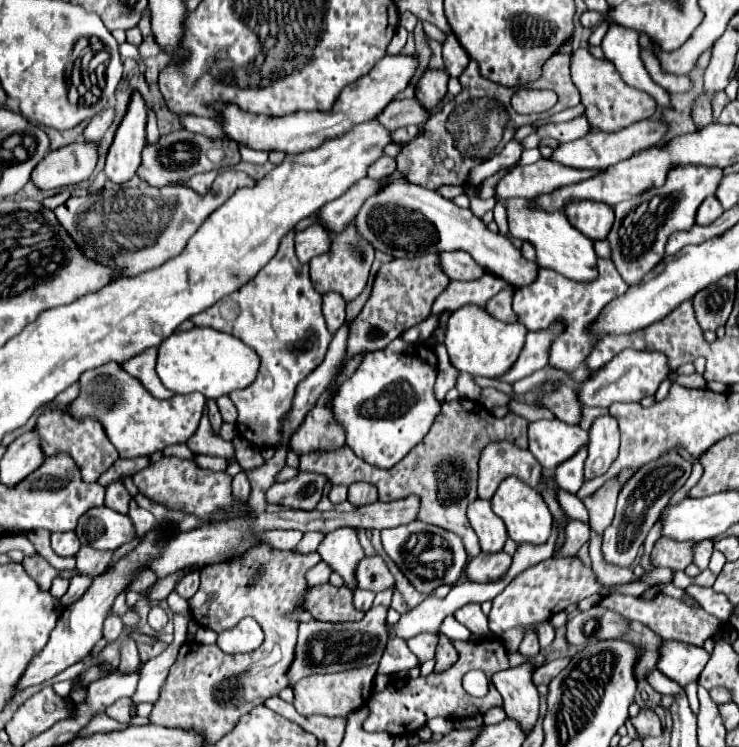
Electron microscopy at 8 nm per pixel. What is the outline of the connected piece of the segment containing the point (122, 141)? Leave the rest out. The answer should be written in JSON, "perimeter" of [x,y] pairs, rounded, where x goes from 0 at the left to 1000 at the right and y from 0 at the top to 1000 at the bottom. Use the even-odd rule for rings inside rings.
{"perimeter":[[[189,124],[179,127],[173,151],[162,165],[154,191],[143,210],[141,232],[146,242],[165,248],[184,234],[189,224],[189,205],[198,194],[198,143]]]}

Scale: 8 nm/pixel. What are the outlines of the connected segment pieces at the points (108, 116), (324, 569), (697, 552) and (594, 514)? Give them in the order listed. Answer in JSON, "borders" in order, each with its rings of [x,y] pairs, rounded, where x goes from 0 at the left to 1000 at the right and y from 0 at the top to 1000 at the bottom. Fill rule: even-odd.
{"borders":[[[[152,143],[141,146],[138,151],[133,151],[133,154],[119,165],[119,170],[114,173],[114,186],[119,186],[119,189],[135,189],[135,186],[141,183],[141,178],[146,175],[146,170],[152,167],[154,154],[157,154],[157,151],[154,151]]],[[[430,754],[430,756],[422,759],[422,762],[417,764],[417,770],[414,770],[414,780],[417,780],[417,786],[433,783],[433,780],[444,780],[447,767],[449,767],[449,762],[447,762],[441,754]]],[[[947,724],[945,732],[939,732],[939,754],[947,762],[955,762],[963,746],[963,724]]],[[[831,636],[812,655],[806,655],[801,663],[788,668],[788,673],[793,676],[796,689],[798,689],[798,705],[812,719],[815,719],[817,708],[828,700],[836,660],[839,660],[839,647],[836,647],[836,636]]]]}

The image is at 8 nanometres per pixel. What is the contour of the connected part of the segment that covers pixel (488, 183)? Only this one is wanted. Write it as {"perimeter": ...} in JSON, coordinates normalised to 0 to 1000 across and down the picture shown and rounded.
{"perimeter":[[[679,228],[674,232],[660,237],[652,246],[652,252],[650,254],[650,264],[652,266],[662,266],[668,264],[670,261],[670,249],[674,242],[687,230],[687,228]]]}

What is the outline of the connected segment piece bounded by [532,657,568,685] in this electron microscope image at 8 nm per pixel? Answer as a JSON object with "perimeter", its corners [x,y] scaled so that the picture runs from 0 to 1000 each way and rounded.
{"perimeter":[[[758,880],[758,882],[750,882],[750,885],[742,885],[739,890],[728,893],[720,912],[723,917],[733,917],[733,914],[744,914],[744,909],[750,909],[758,898],[763,898],[763,893],[769,893],[769,880]]]}

